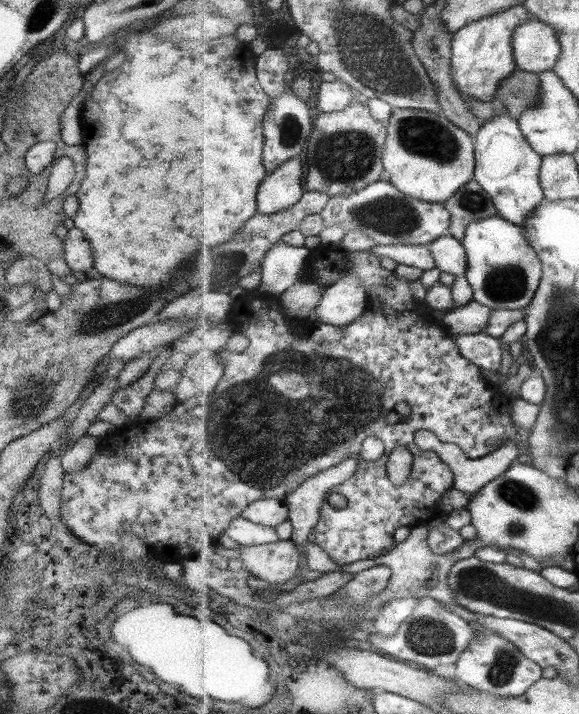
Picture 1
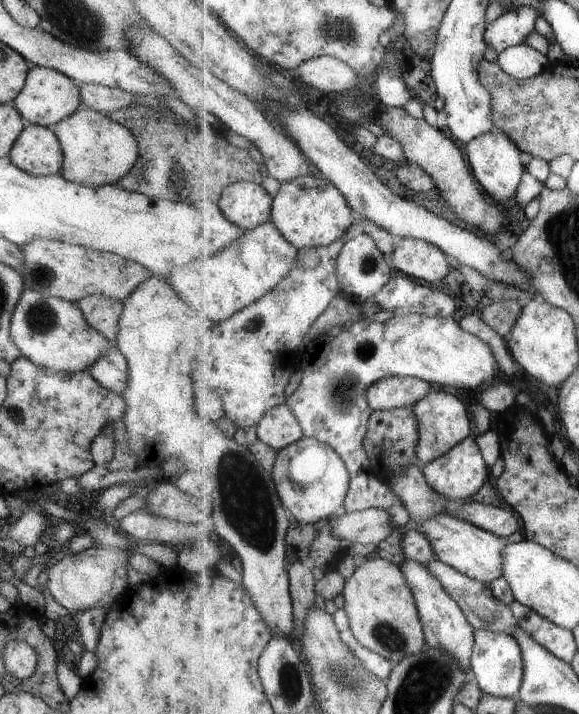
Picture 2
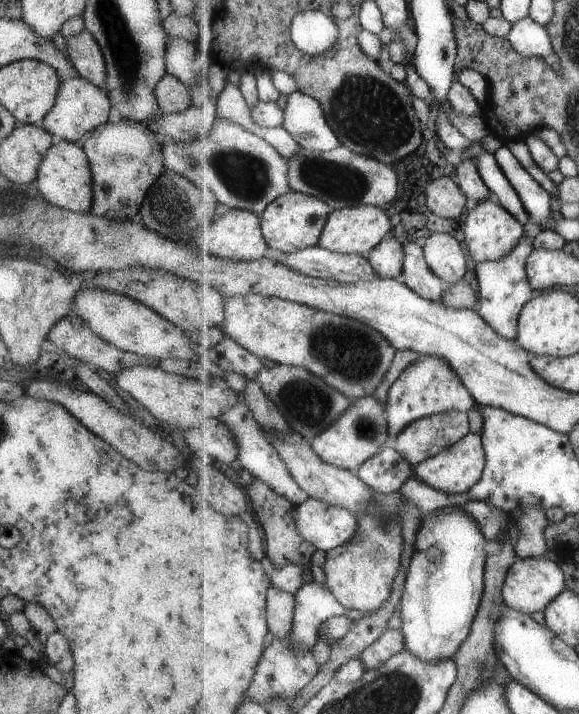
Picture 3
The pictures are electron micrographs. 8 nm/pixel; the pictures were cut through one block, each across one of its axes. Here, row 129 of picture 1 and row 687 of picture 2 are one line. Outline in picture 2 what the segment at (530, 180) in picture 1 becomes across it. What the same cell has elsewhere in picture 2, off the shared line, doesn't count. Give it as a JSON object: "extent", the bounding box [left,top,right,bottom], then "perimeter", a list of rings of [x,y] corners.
{"extent":[472,629,525,697],"perimeter":[[[477,629],[476,646],[472,656],[472,670],[476,675],[475,681],[483,693],[495,697],[517,697],[524,680],[525,661],[522,656],[522,646],[512,636],[486,629]]]}

